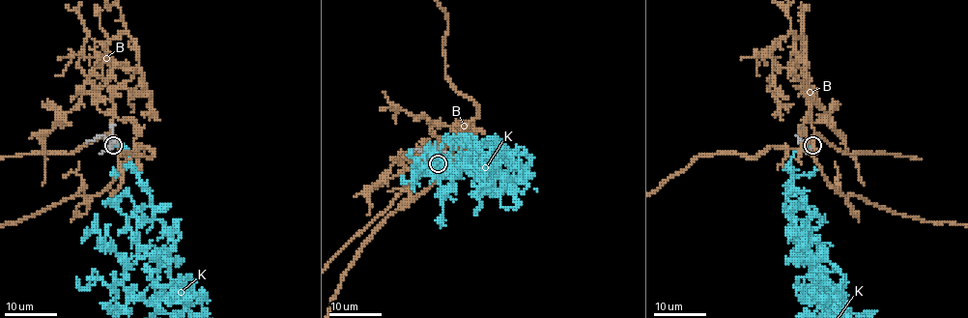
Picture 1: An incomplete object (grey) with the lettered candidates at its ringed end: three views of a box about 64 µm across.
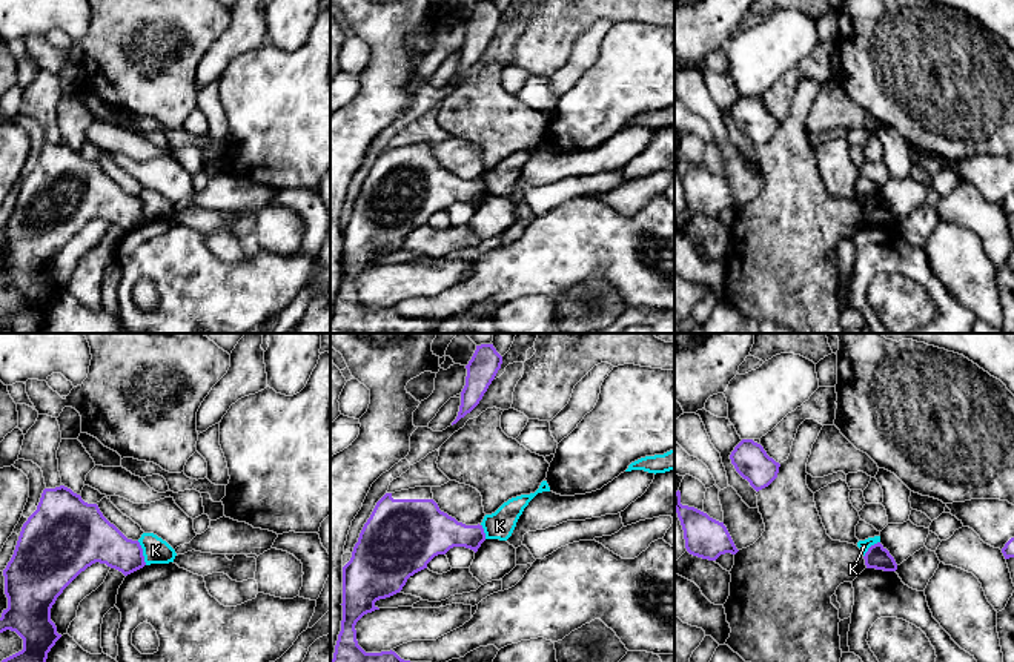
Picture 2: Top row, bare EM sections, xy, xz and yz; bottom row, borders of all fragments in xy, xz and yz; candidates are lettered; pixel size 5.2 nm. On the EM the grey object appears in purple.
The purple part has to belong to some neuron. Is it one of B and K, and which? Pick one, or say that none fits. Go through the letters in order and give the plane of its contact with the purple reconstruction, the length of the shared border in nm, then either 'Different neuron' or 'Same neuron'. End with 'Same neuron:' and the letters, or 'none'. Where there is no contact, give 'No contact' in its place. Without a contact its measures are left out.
B: No contact. Same neuron
K: Touches purple in xy. Shared border 140 nm. Different neuron
Same neuron: B

